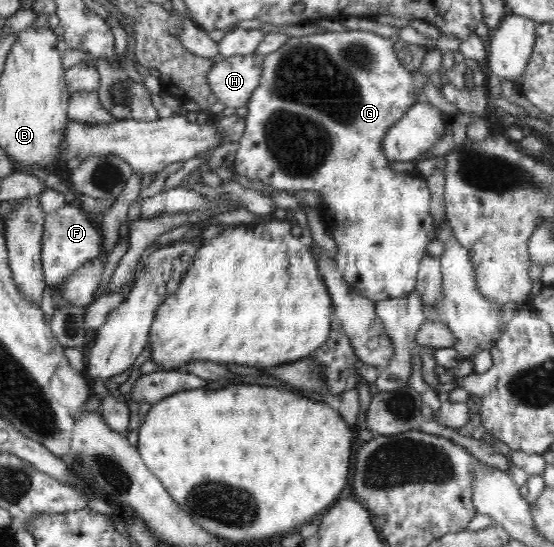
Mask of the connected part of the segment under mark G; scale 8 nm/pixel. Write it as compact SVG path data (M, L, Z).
M347 30L341 32L321 32L301 37L288 37L283 47L274 53L266 56L263 65L263 74L258 89L255 89L251 100L248 102L246 127L242 138L238 141L236 158L233 170L243 175L249 181L257 181L259 189L262 185L271 186L276 190L285 192L318 191L323 200L320 204L321 218L328 231L333 235L337 244L336 266L342 273L344 280L353 286L361 295L373 302L380 302L388 299L395 299L411 293L416 289L416 279L420 268L420 261L426 256L427 245L438 239L439 226L433 222L430 214L431 193L427 188L426 180L415 176L415 172L397 172L389 166L389 159L385 156L381 143L385 140L386 134L400 121L409 108L416 105L424 98L417 100L416 94L422 90L428 81L426 77L418 72L406 71L394 52L394 39L383 38L374 32L362 30Z

